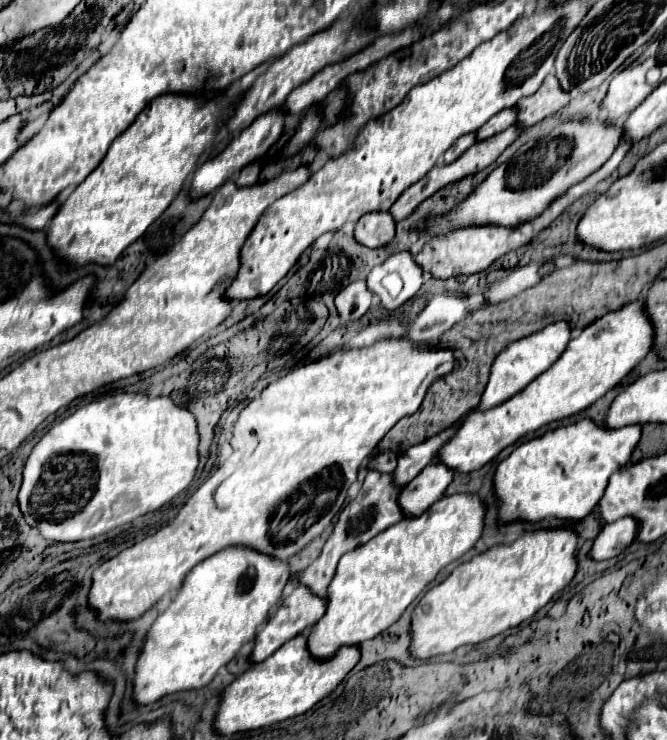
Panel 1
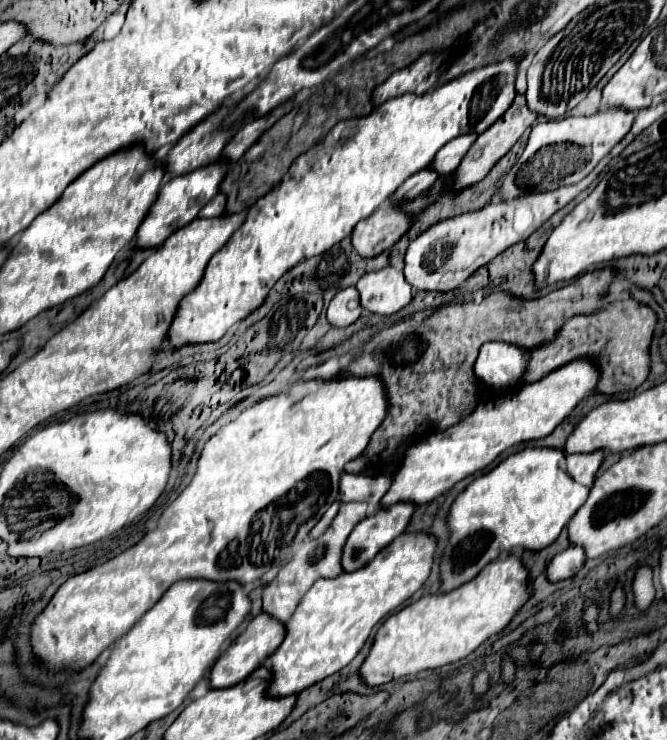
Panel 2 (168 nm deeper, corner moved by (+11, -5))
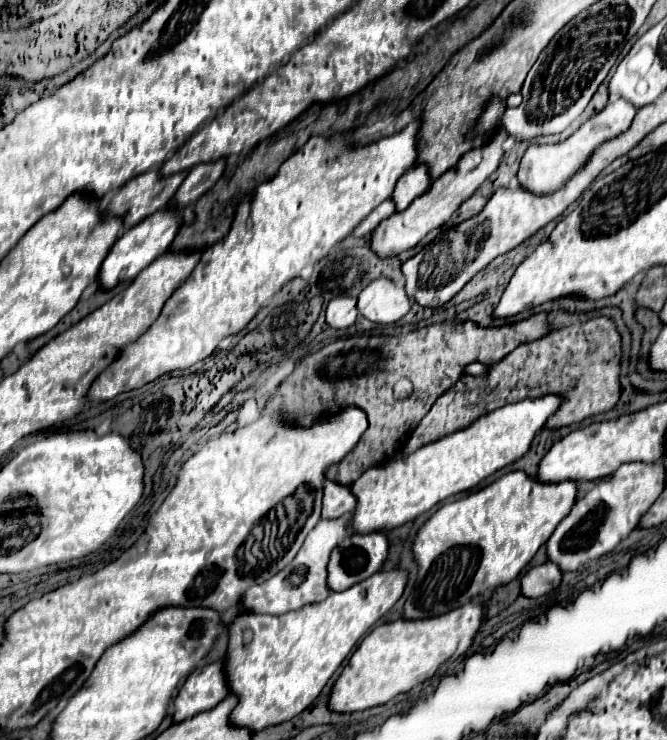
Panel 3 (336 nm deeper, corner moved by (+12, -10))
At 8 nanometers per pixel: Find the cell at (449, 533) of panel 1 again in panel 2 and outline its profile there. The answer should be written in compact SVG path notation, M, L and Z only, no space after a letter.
M427 531L401 533L365 567L343 573L335 579L317 579L289 623L285 623L285 641L269 657L267 667L273 671L273 685L269 687L269 693L301 693L309 685L323 681L351 663L363 649L373 627L403 605L427 581L437 543L437 537Z

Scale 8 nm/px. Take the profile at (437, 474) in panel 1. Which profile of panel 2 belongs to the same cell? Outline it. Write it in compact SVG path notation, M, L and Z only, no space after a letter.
M399 501L393 507L381 507L375 515L365 517L357 527L351 531L345 551L343 551L343 569L355 571L363 567L377 551L387 547L397 535L405 531L409 519L415 511L415 503Z

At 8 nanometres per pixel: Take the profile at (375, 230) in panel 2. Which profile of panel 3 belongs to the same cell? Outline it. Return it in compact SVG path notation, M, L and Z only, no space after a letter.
M500 128L490 144L464 154L460 158L460 162L456 164L456 168L450 168L446 174L442 174L438 180L434 180L434 184L424 194L420 194L404 212L396 212L390 218L386 218L374 230L370 248L378 256L394 256L394 254L400 254L408 248L414 248L430 230L446 224L450 220L450 216L458 210L458 206L466 200L466 196L472 194L498 168L498 164L502 160L502 154L504 154L502 152L502 142L506 138L508 138L508 134L504 134L504 130Z

